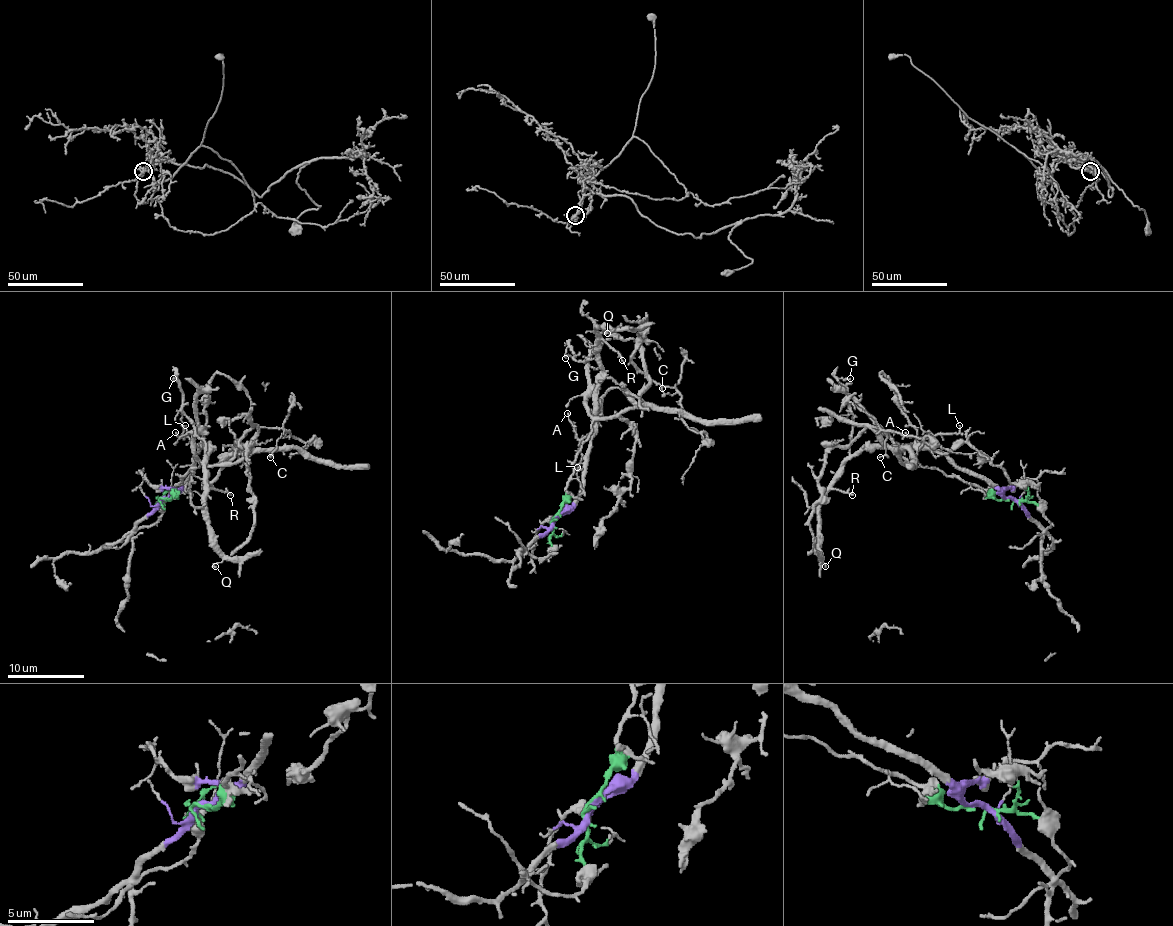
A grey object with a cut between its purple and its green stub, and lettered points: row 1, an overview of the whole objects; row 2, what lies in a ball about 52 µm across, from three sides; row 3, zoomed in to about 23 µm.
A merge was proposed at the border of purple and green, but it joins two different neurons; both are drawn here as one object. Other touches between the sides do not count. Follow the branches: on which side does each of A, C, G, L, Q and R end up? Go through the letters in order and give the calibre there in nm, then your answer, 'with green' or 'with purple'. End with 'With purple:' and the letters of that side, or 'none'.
A: 110 nm thick; with purple
C: 80 nm thick; with green
G: 130 nm thick; with purple
L: 80 nm thick; with purple
Q: 130 nm thick; with purple
R: 120 nm thick; with purple
With purple: A, G, L, Q, R

